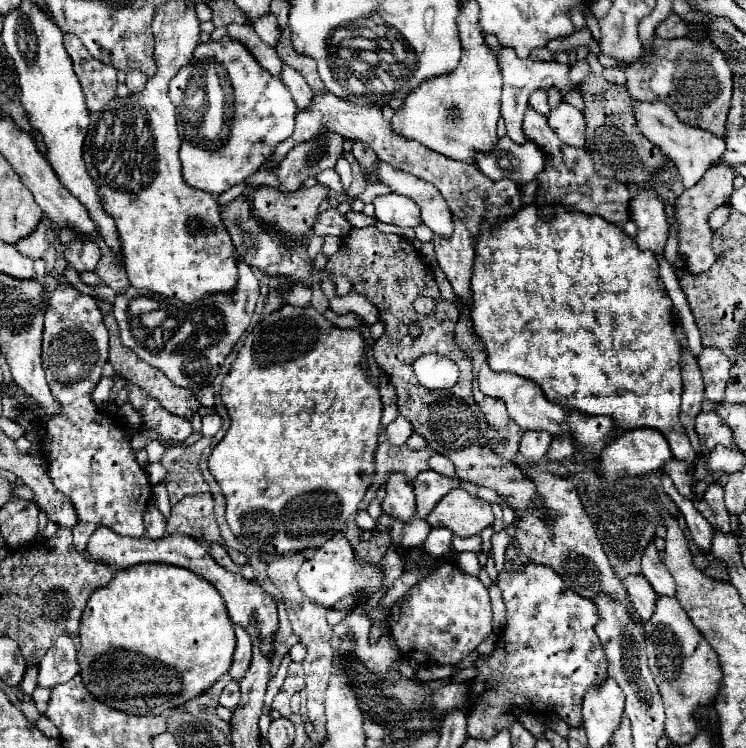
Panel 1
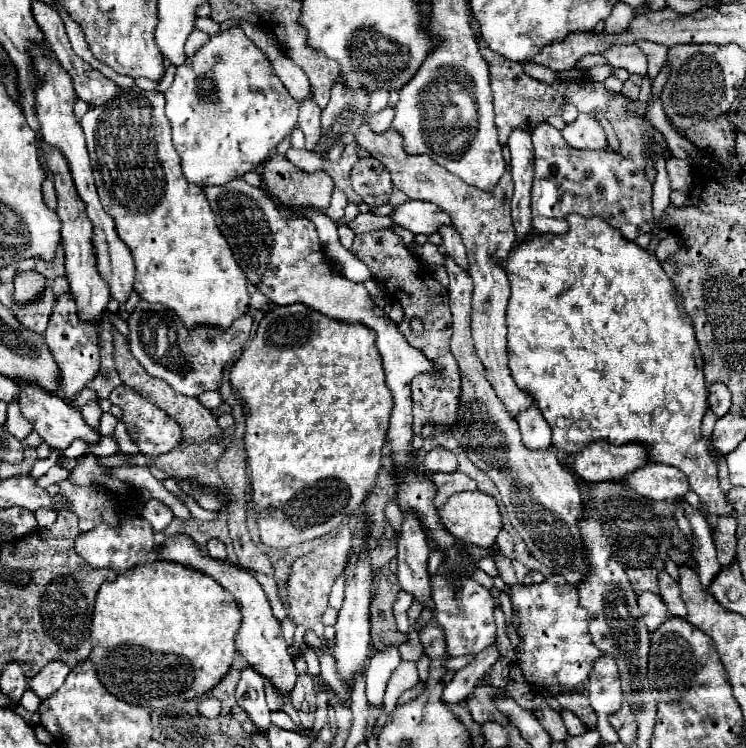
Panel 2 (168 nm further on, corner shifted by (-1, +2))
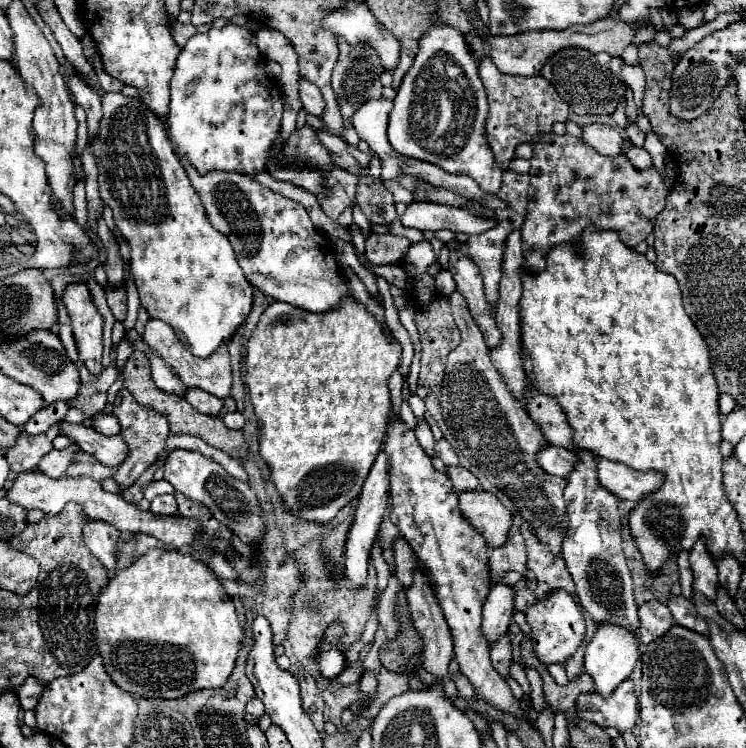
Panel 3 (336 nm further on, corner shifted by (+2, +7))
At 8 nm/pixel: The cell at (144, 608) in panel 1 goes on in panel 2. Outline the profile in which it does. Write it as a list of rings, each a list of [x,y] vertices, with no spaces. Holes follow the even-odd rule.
[[[153,560],[153,562],[145,562],[143,566],[137,564],[135,568],[121,572],[115,582],[107,582],[97,592],[95,610],[93,610],[93,622],[91,622],[91,644],[93,644],[93,650],[91,650],[89,660],[93,660],[93,664],[95,664],[99,682],[113,696],[117,696],[119,700],[129,702],[133,706],[145,706],[145,708],[151,708],[151,710],[155,710],[155,708],[167,708],[177,698],[181,698],[181,700],[193,700],[193,698],[197,698],[197,696],[213,690],[221,682],[221,678],[227,674],[229,666],[233,664],[233,658],[235,658],[235,652],[237,652],[233,638],[235,638],[239,626],[241,626],[241,614],[237,610],[237,604],[233,602],[233,596],[227,590],[223,590],[211,576],[207,576],[203,572],[197,572],[193,568],[187,568],[183,564],[175,564],[175,562],[167,562],[167,560]]]

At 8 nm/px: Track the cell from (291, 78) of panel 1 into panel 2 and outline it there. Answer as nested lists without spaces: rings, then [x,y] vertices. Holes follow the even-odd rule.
[[[307,98],[301,102],[299,106],[299,128],[305,134],[305,148],[313,150],[315,142],[319,142],[319,134],[321,134],[321,126],[319,126],[319,106],[317,102],[313,102],[313,98]]]

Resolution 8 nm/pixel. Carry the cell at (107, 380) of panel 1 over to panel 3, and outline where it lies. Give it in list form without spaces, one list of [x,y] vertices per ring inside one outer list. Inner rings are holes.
[[[58,401],[58,403],[54,403],[54,405],[48,405],[48,407],[44,407],[42,411],[38,411],[38,413],[22,427],[22,431],[28,433],[28,435],[40,435],[40,433],[48,431],[50,425],[54,425],[56,421],[60,421],[60,419],[66,415],[66,411],[68,411],[68,407],[66,407],[64,401]]]

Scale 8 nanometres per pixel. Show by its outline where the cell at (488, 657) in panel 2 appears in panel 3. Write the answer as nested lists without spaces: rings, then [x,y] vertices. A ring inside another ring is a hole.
[[[496,583],[490,587],[490,595],[484,603],[482,617],[482,631],[488,643],[494,643],[498,637],[508,633],[508,625],[514,613],[514,599],[516,599],[514,587],[504,583]]]

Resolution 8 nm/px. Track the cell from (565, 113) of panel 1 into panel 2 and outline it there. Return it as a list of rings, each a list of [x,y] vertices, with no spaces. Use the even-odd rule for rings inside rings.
[[[579,114],[575,122],[565,124],[561,130],[565,142],[573,148],[589,148],[589,150],[603,150],[607,148],[607,136],[601,124],[593,118],[593,114]]]

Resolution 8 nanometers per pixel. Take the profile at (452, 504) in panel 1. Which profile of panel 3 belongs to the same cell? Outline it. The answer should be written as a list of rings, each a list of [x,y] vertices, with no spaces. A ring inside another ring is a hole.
[[[464,491],[460,493],[460,509],[490,547],[500,547],[508,541],[512,511],[504,507],[492,493]]]

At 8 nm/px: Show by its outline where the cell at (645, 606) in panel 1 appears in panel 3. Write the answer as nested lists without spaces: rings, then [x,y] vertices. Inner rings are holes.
[[[658,601],[640,605],[638,617],[640,617],[640,643],[644,645],[662,637],[674,625],[674,617],[670,609]]]

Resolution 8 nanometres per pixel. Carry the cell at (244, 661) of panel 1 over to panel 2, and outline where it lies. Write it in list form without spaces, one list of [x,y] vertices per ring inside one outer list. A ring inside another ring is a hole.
[[[249,664],[241,668],[241,676],[235,688],[235,698],[237,704],[251,716],[253,724],[267,732],[267,728],[271,726],[269,720],[269,708],[265,704],[265,690],[263,690],[263,676],[253,670]]]

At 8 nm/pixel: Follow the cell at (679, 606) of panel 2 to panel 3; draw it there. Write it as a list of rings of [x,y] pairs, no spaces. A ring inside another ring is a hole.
[[[682,595],[670,597],[668,609],[672,611],[672,615],[674,615],[674,619],[676,619],[678,625],[682,625],[682,627],[686,627],[690,631],[696,631],[696,633],[708,637],[708,625],[706,625],[706,621],[698,615],[696,607],[688,599],[684,599]]]

